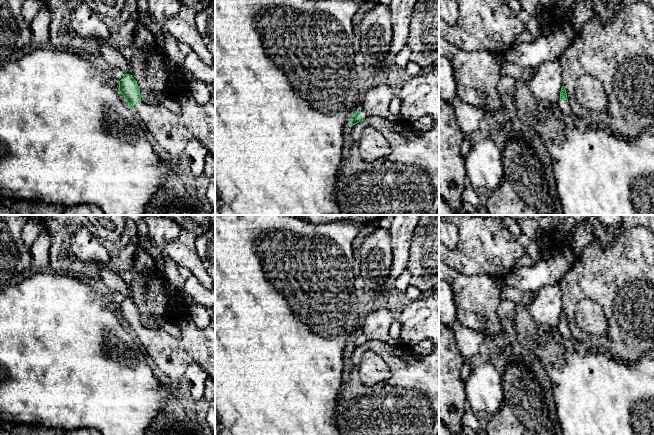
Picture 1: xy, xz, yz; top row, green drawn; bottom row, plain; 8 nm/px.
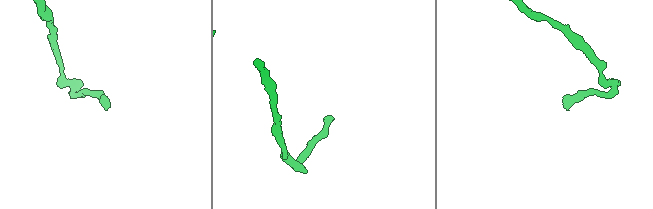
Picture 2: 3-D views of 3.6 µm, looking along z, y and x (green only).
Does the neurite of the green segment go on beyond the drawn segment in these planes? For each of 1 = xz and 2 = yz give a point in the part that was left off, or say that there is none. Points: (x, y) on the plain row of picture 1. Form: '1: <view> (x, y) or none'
1: xz (364, 339)
2: yz (563, 331)

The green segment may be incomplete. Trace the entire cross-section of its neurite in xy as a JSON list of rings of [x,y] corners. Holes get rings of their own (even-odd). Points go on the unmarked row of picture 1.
[[[125,298],[119,305],[118,313],[143,347],[150,362],[166,377],[180,379],[191,363],[198,363],[215,382],[215,316],[212,316],[206,328],[198,328],[190,314],[185,314],[177,323],[180,336],[174,337],[163,328],[143,326],[132,299]]]

